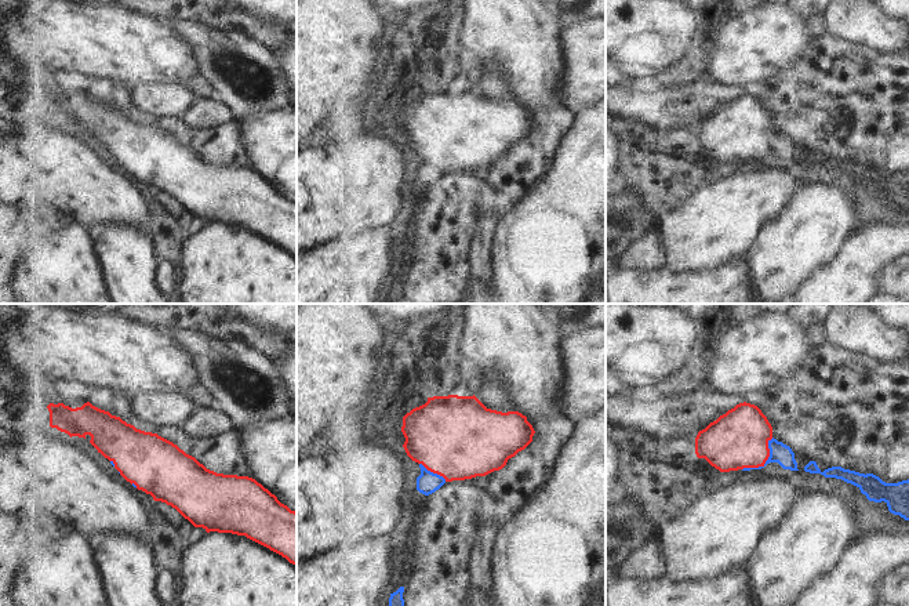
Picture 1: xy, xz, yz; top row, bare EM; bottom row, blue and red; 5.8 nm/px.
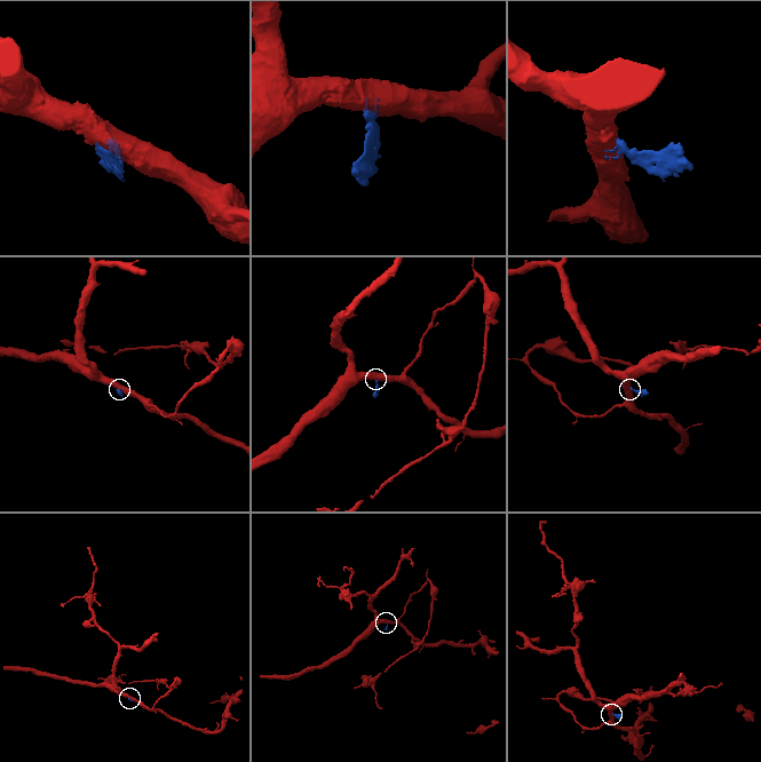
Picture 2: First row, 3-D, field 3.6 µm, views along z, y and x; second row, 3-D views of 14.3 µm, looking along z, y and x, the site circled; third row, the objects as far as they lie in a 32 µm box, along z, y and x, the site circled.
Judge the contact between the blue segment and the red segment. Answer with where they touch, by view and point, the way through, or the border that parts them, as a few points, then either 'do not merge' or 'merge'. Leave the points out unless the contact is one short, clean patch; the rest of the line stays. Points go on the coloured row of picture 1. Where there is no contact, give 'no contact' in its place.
contact yz (766, 461); merge

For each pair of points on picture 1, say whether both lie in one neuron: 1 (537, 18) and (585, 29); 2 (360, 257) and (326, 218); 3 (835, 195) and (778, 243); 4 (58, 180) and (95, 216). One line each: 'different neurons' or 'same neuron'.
1: different neurons
2: different neurons
3: same neuron
4: same neuron

